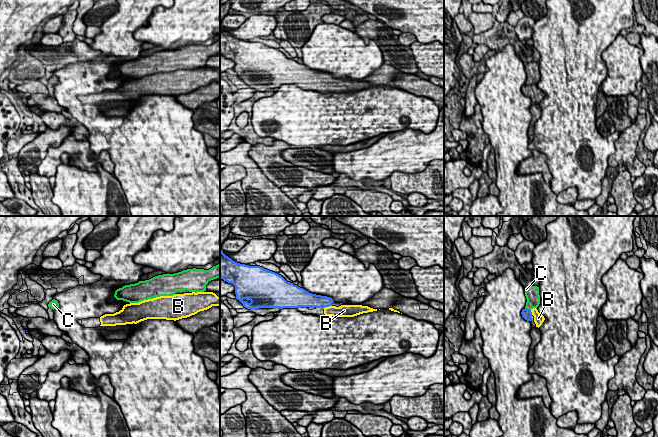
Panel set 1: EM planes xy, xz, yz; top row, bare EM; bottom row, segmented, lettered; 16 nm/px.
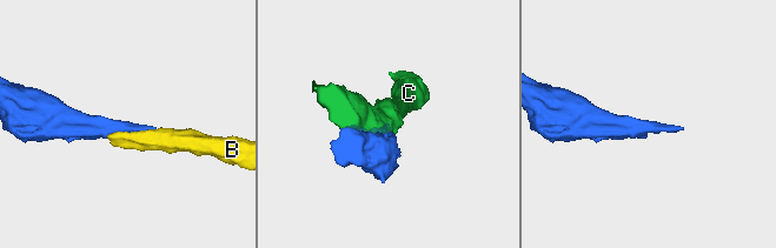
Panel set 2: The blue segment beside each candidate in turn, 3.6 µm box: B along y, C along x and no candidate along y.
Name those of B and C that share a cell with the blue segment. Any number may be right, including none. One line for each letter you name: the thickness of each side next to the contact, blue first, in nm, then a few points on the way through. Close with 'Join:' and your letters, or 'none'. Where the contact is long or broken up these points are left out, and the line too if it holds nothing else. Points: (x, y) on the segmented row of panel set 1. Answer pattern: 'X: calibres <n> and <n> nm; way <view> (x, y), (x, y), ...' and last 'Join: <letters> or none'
B: calibres 220 and 190 nm
Join: B

